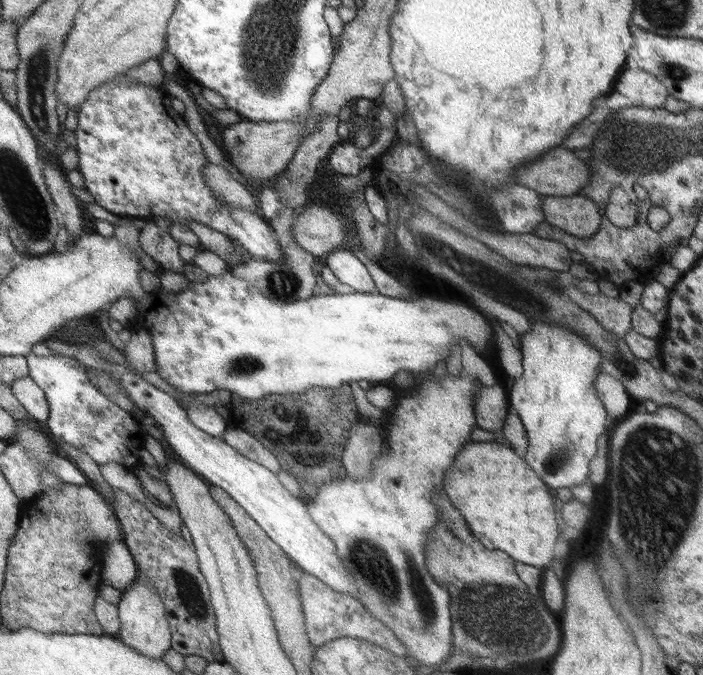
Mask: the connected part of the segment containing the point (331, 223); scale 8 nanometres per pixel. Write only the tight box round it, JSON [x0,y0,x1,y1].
[292,204,348,256]

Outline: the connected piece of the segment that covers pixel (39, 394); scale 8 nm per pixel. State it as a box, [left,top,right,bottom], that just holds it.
[12,375,51,424]

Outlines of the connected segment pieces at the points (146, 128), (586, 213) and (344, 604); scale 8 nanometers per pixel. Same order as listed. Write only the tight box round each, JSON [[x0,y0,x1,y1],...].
[[74,73,284,264],[542,195,604,237],[298,567,410,657]]

